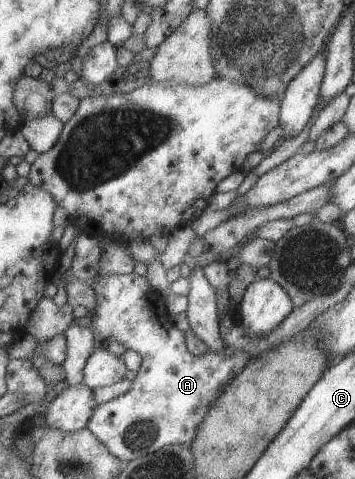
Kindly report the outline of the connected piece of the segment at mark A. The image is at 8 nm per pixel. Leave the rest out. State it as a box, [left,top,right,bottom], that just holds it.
[85,271,247,463]

